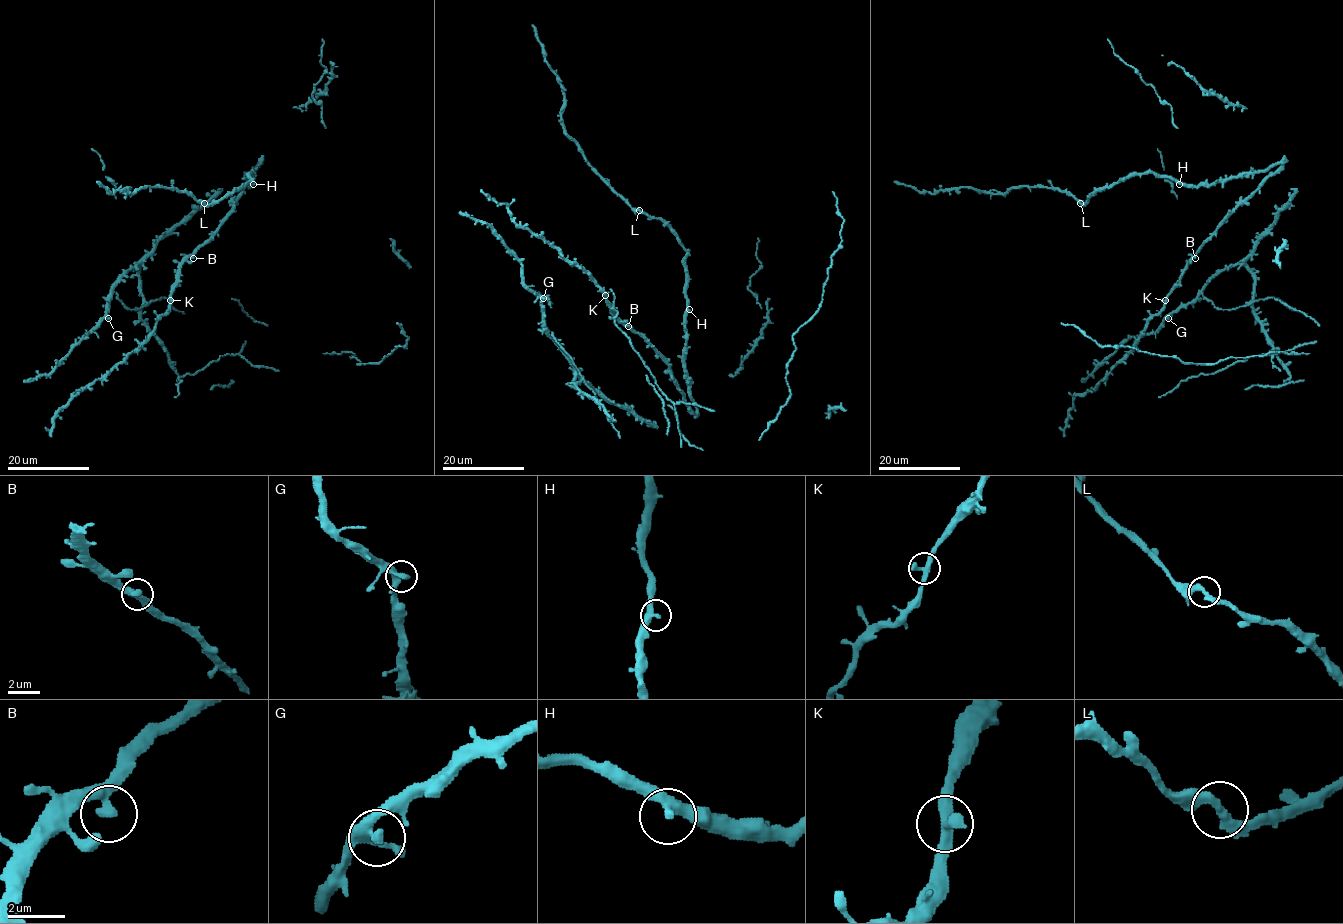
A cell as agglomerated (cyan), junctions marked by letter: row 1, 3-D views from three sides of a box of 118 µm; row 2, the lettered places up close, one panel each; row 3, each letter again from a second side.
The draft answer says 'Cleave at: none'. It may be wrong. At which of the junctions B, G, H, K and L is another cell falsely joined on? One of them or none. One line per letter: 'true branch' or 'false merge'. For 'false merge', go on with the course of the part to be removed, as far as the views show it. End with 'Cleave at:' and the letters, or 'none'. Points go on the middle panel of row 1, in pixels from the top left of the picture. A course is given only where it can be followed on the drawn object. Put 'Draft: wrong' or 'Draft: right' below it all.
B: true branch
G: true branch
H: true branch
K: true branch
L: true branch
Cleave at: none
Draft: right

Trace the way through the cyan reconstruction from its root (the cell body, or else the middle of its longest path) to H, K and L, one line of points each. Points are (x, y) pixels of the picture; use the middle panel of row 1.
H: (513, 221), (588, 273), (612, 312), (669, 367), (683, 402), (695, 412), (685, 367), (689, 309)
K: (513, 221), (540, 235), (567, 260), (586, 271), (606, 295)
L: (513, 221), (588, 273), (612, 312), (669, 367), (695, 412), (685, 367), (687, 251), (666, 224), (639, 210)

